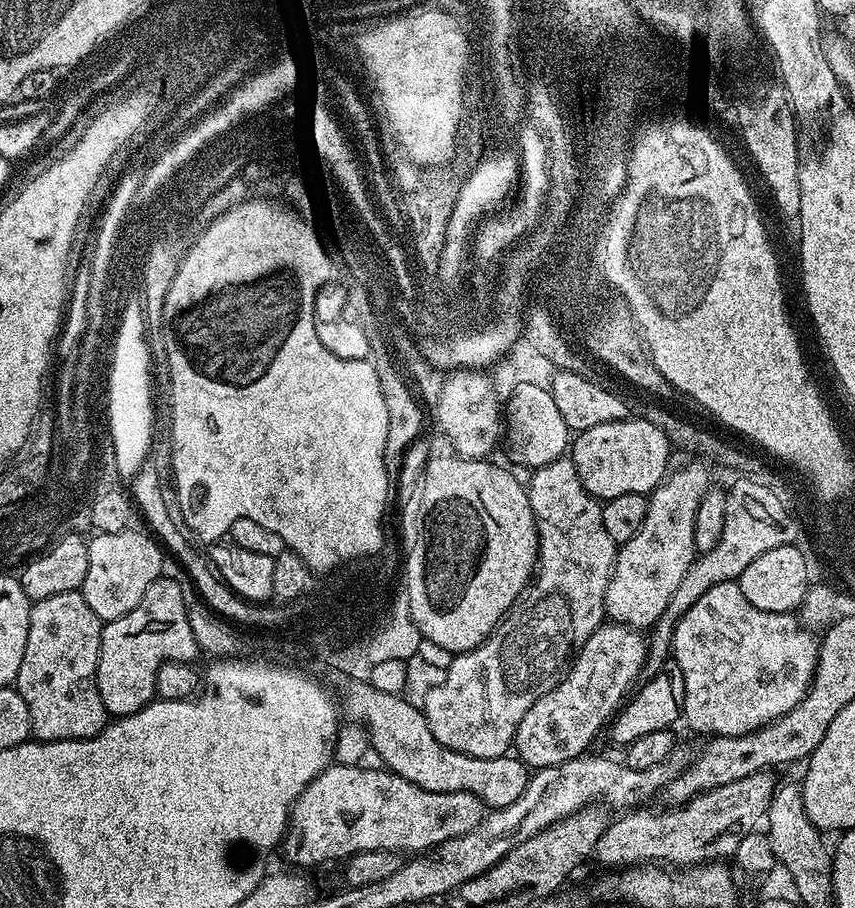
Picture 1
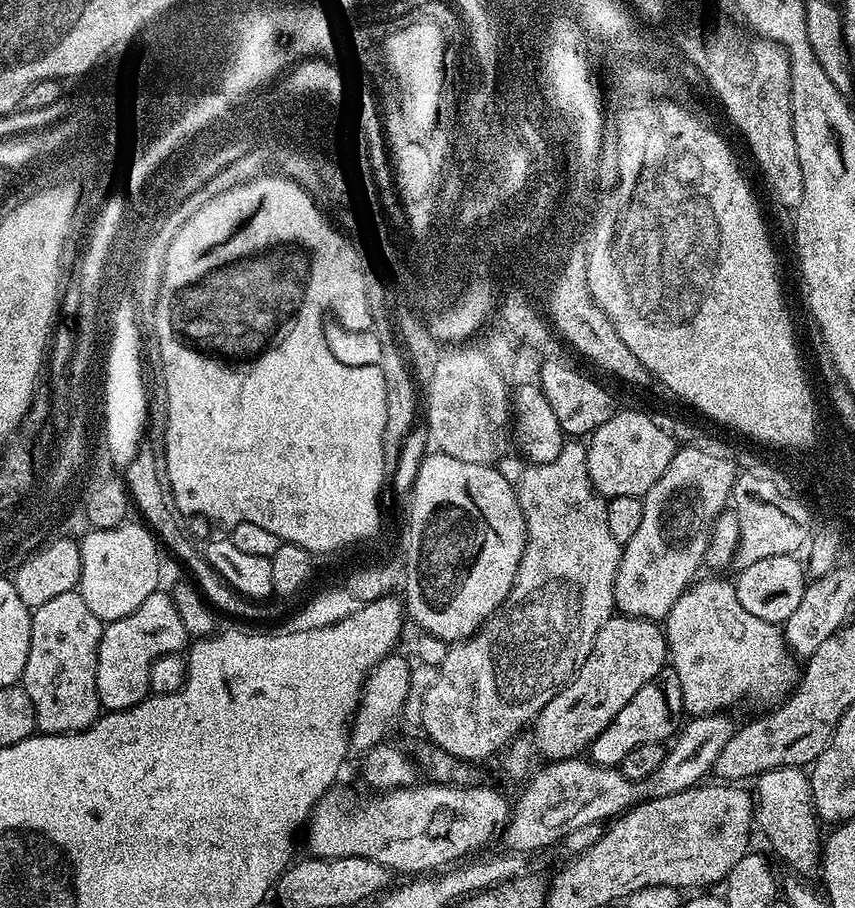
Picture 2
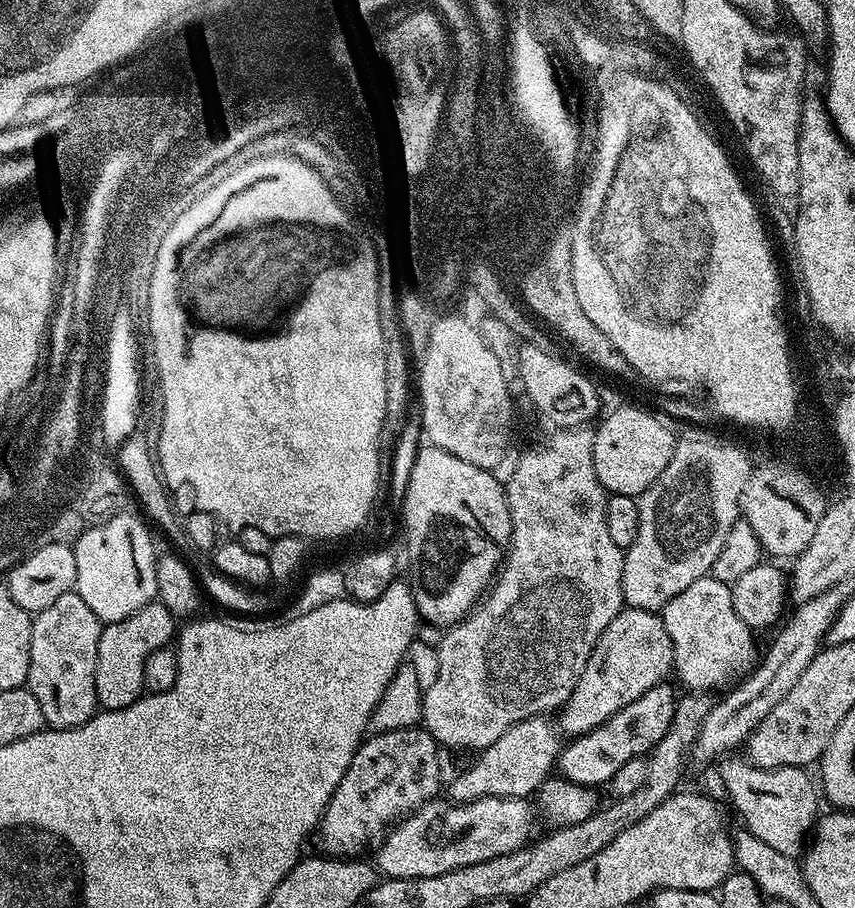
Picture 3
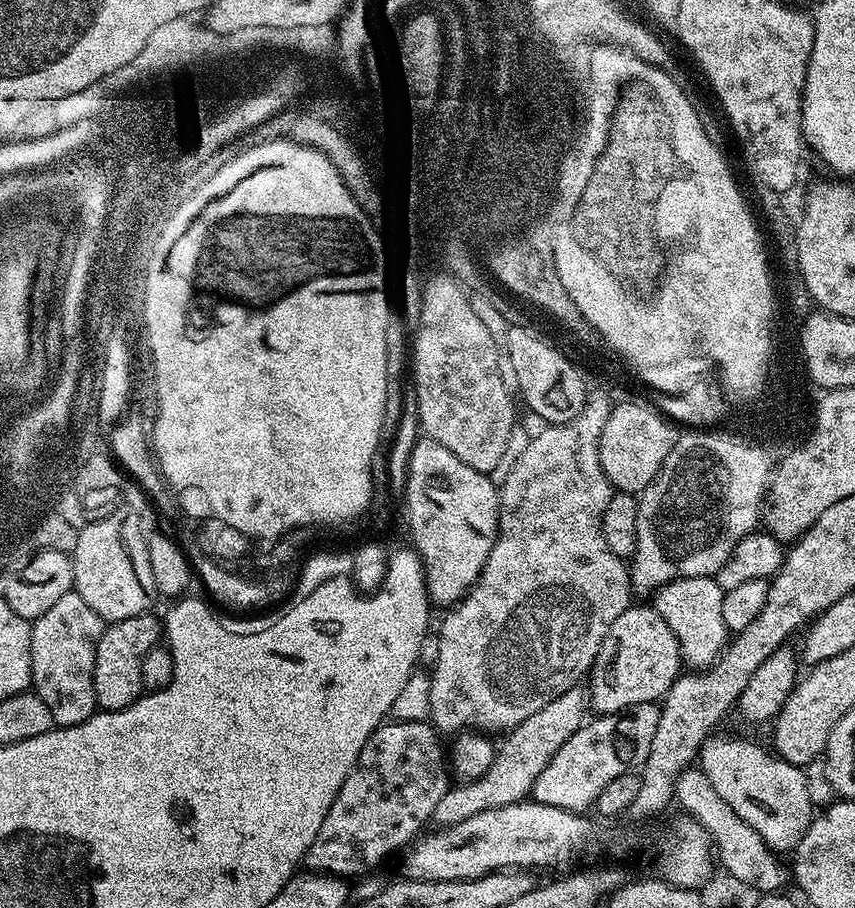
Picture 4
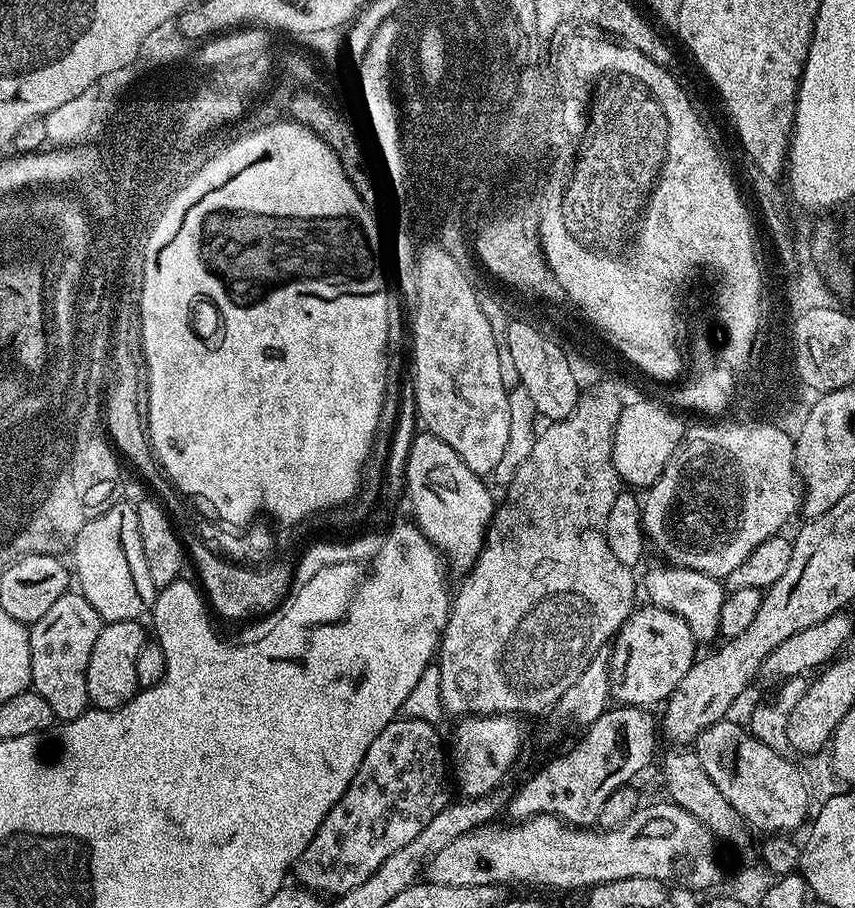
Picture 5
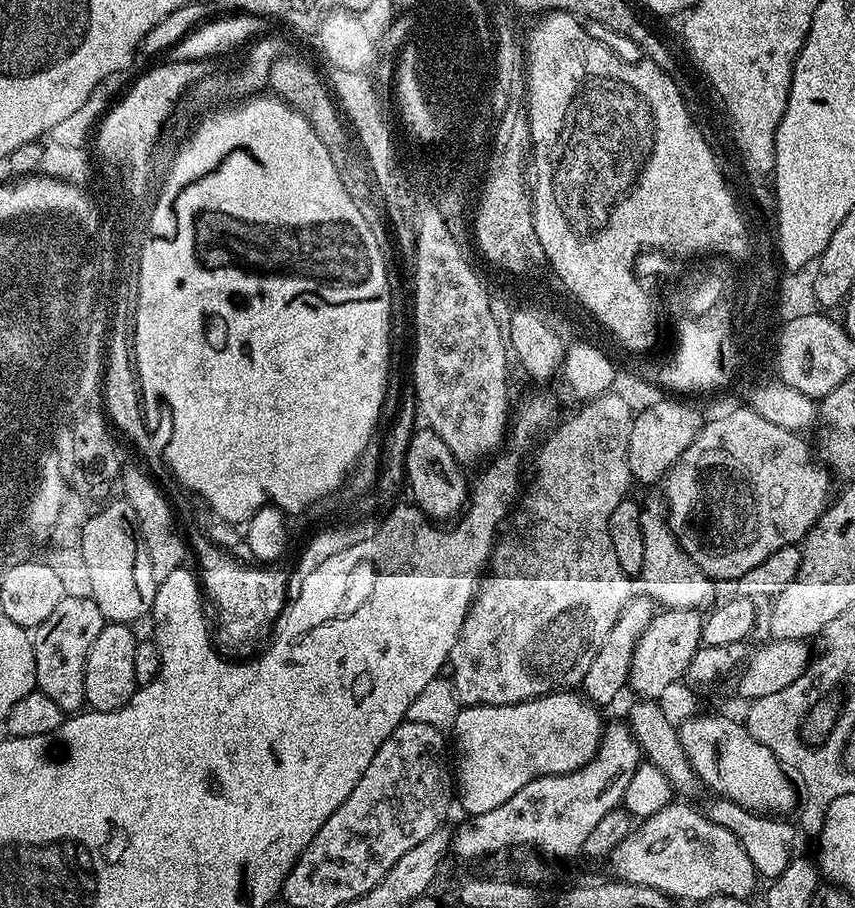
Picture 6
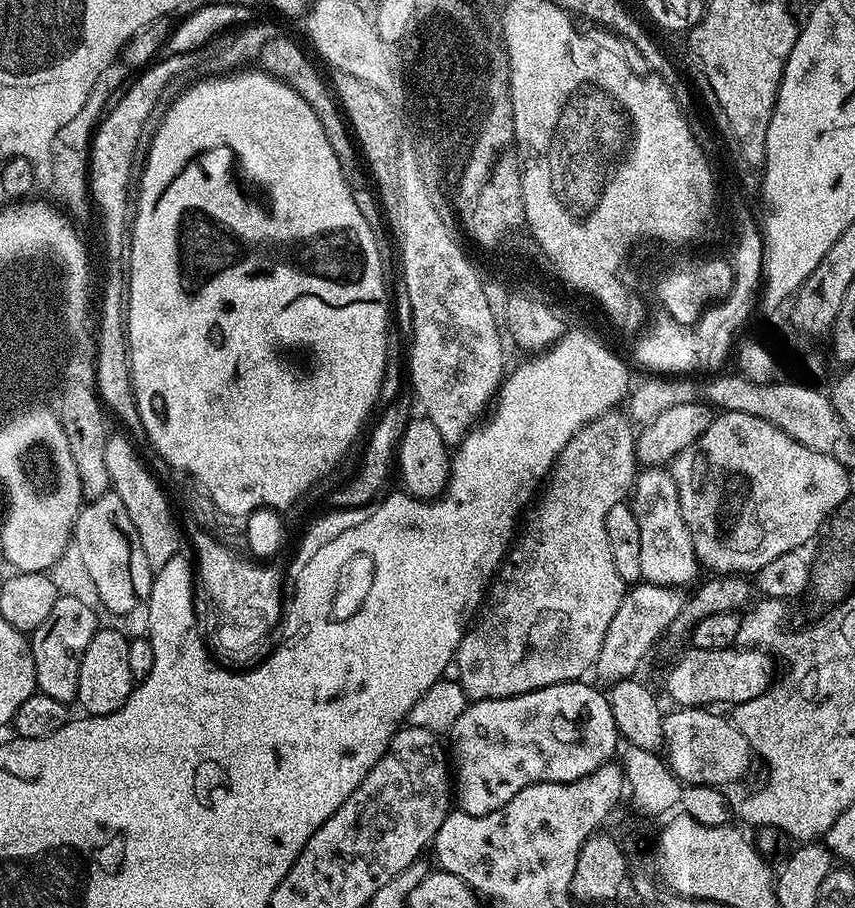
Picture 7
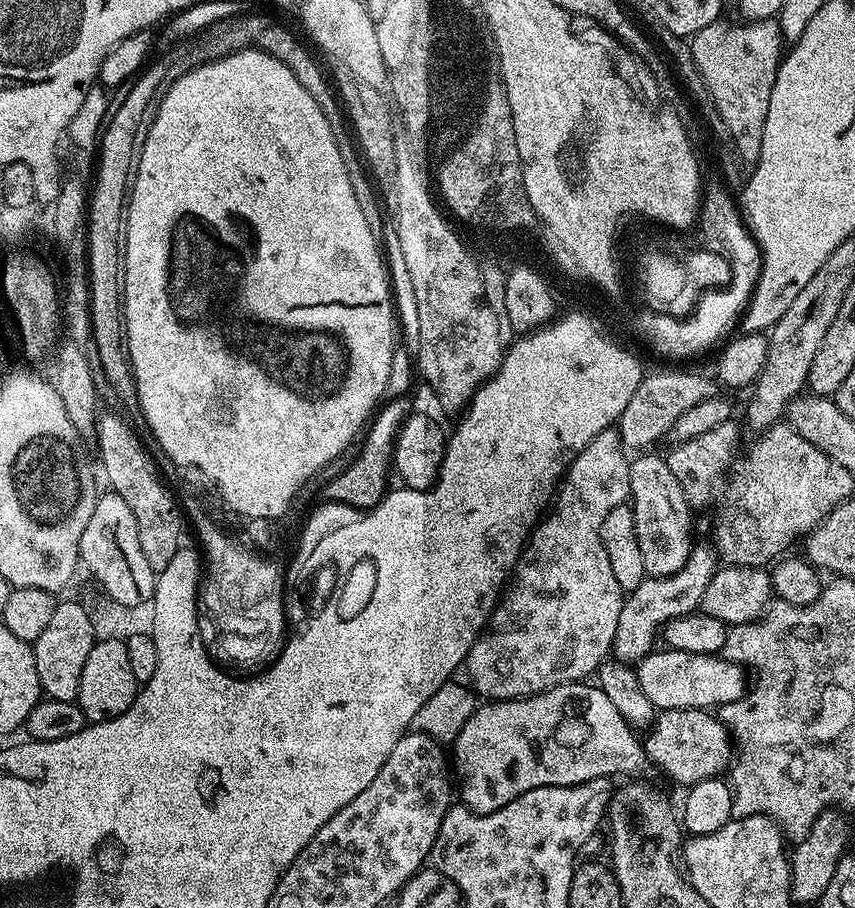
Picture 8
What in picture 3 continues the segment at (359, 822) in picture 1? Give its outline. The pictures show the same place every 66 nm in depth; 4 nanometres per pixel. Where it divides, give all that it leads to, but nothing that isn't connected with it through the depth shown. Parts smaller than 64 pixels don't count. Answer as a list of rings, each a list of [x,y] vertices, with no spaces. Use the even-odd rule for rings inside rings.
[[[487,796],[465,804],[444,798],[429,800],[379,841],[375,867],[394,880],[434,878],[462,866],[474,866],[474,862],[516,852],[529,843],[532,808],[534,812],[533,801],[522,796]]]

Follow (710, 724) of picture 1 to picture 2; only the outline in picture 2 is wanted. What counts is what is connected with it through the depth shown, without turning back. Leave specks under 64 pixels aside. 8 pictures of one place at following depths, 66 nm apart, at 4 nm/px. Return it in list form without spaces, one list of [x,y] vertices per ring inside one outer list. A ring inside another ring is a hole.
[[[731,579],[702,580],[693,583],[680,595],[666,618],[670,667],[678,674],[682,686],[684,712],[689,717],[697,717],[727,713],[735,704],[748,699],[783,701],[798,683],[798,660],[789,651],[781,625],[762,622],[762,618],[749,614],[742,602],[738,602],[736,585]]]

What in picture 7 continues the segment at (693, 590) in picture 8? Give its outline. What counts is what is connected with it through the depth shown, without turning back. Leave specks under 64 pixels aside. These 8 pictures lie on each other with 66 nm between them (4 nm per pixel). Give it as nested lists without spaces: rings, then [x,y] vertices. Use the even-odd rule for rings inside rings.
[[[643,582],[631,585],[625,591],[614,618],[610,618],[606,638],[602,638],[602,650],[598,650],[594,665],[595,675],[600,675],[608,686],[617,684],[619,680],[633,679],[639,673],[636,671],[639,670],[640,663],[647,658],[648,651],[659,642],[660,635],[671,629],[683,610],[685,599],[685,593],[678,588]]]

